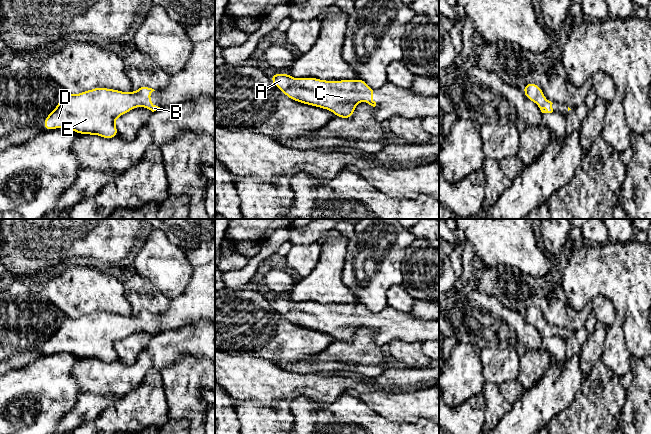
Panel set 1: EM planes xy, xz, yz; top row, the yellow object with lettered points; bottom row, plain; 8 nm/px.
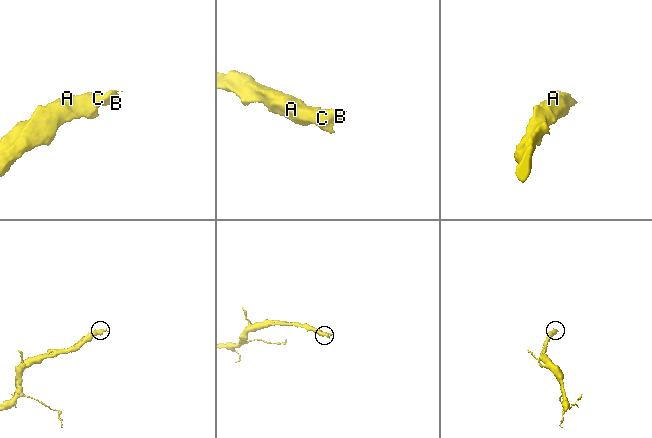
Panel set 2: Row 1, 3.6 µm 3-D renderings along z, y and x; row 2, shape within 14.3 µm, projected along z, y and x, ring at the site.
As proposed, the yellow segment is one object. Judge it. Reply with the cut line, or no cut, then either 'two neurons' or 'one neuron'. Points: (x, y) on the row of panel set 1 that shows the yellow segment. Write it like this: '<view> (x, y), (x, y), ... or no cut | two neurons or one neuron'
no cut | one neuron

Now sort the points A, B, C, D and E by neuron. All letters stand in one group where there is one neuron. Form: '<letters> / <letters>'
A B C D E

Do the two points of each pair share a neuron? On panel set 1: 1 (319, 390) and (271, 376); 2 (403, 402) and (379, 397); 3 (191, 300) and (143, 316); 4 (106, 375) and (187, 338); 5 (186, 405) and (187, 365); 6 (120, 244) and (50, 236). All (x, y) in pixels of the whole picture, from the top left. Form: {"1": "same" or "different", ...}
{"1": "same", "2": "same", "3": "same", "4": "same", "5": "same", "6": "same"}

